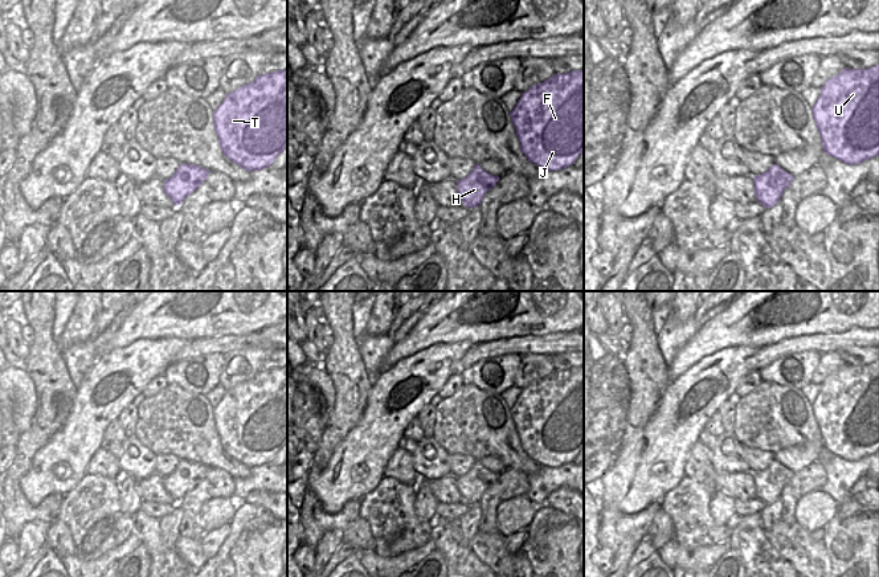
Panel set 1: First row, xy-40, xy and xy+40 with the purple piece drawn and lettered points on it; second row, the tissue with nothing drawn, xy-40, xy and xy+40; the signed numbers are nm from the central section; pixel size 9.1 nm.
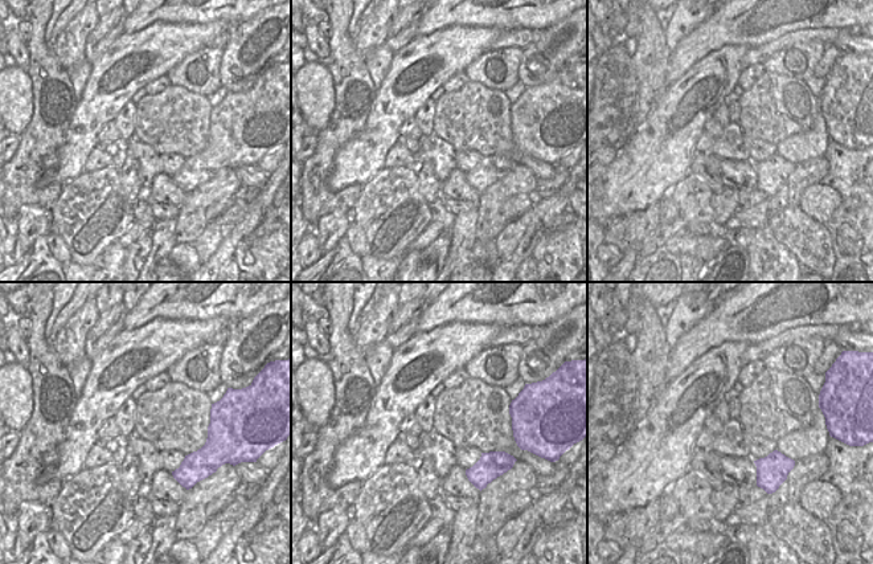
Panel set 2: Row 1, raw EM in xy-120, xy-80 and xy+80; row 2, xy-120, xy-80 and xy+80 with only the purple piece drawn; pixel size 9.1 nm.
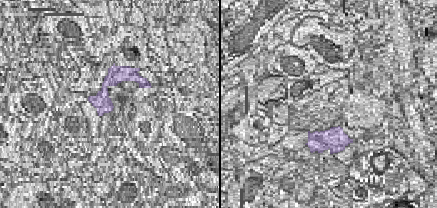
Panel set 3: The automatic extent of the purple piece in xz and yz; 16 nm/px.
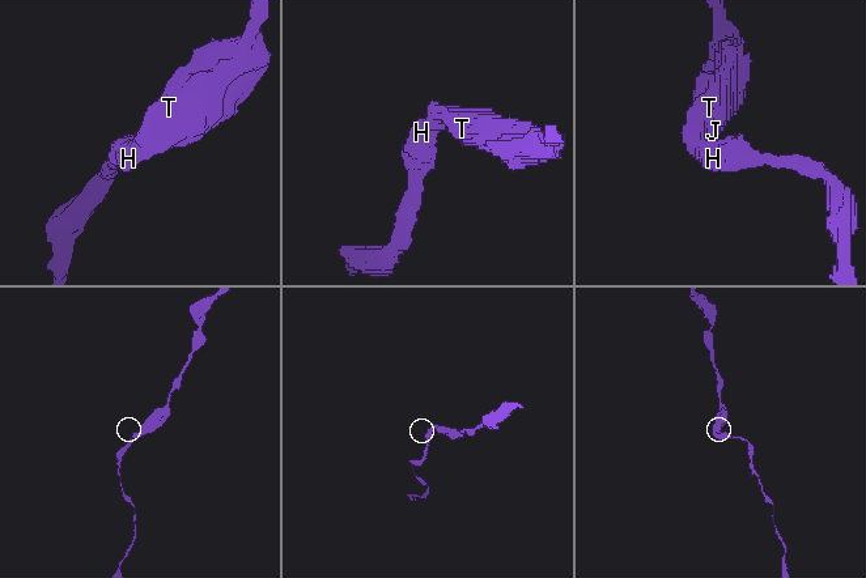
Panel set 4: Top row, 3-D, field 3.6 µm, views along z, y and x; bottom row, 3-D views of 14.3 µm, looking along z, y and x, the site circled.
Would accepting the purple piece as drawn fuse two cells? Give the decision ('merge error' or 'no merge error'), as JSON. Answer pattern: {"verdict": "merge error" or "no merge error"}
{"verdict": "no merge error"}

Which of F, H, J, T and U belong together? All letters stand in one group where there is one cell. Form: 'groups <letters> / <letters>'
groups F H J T U

